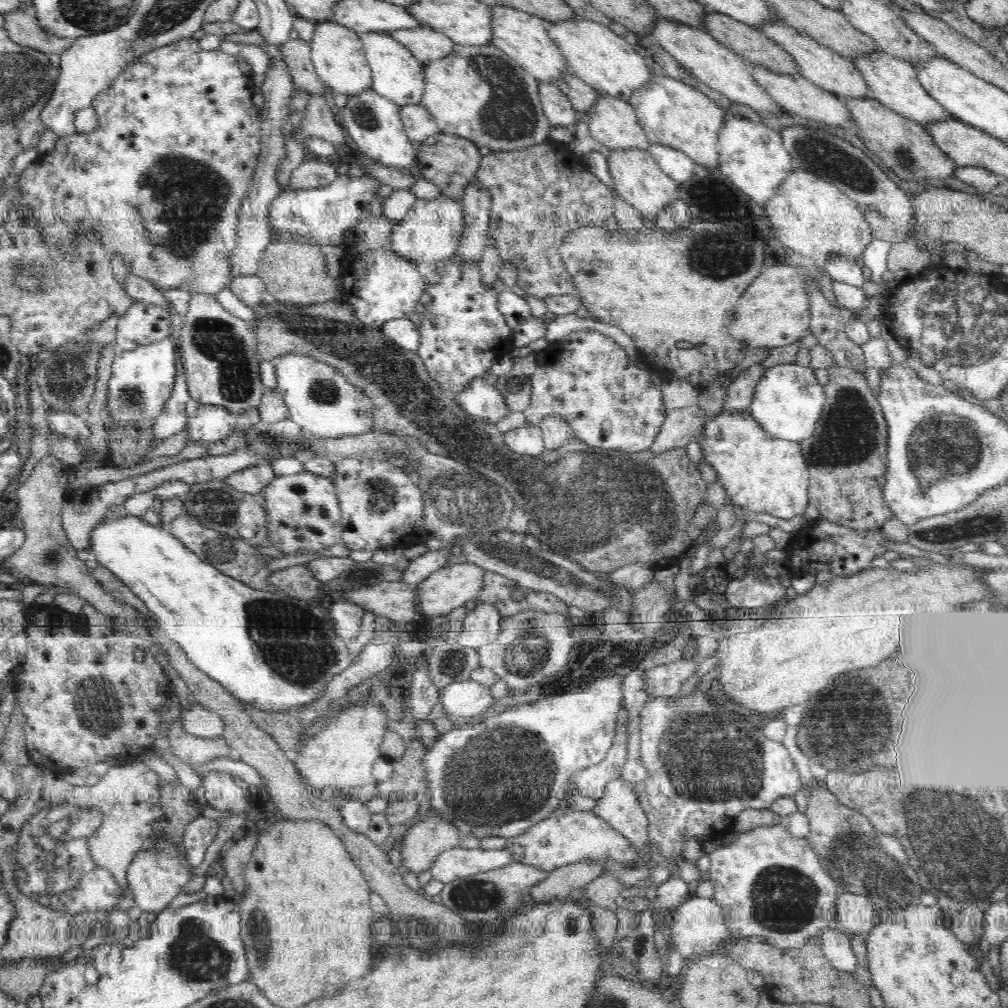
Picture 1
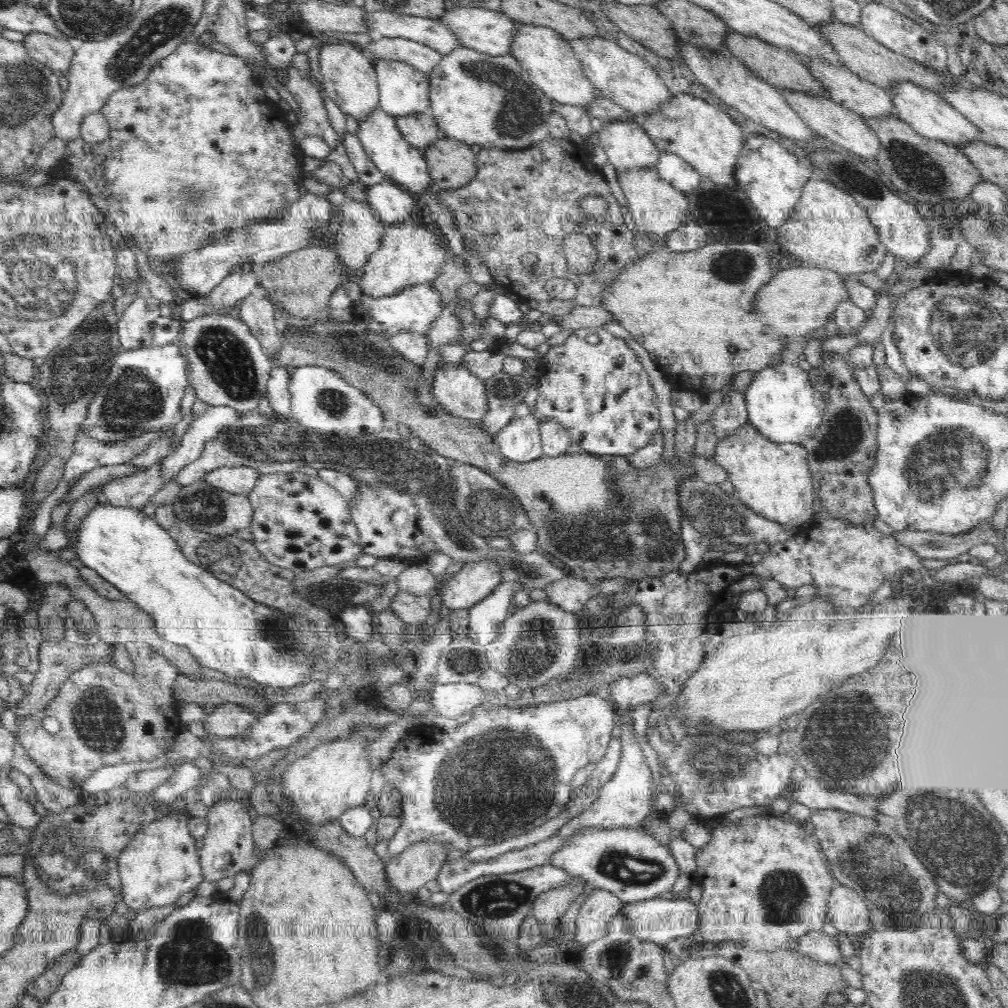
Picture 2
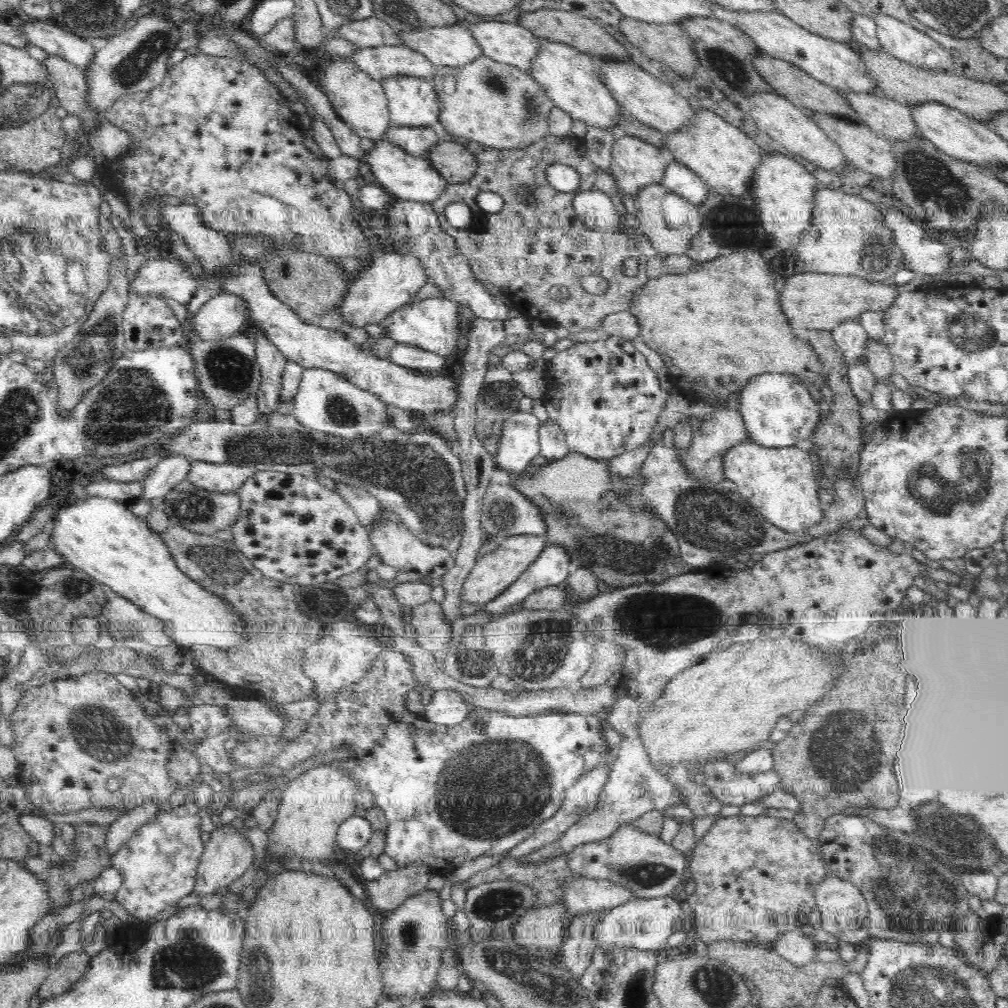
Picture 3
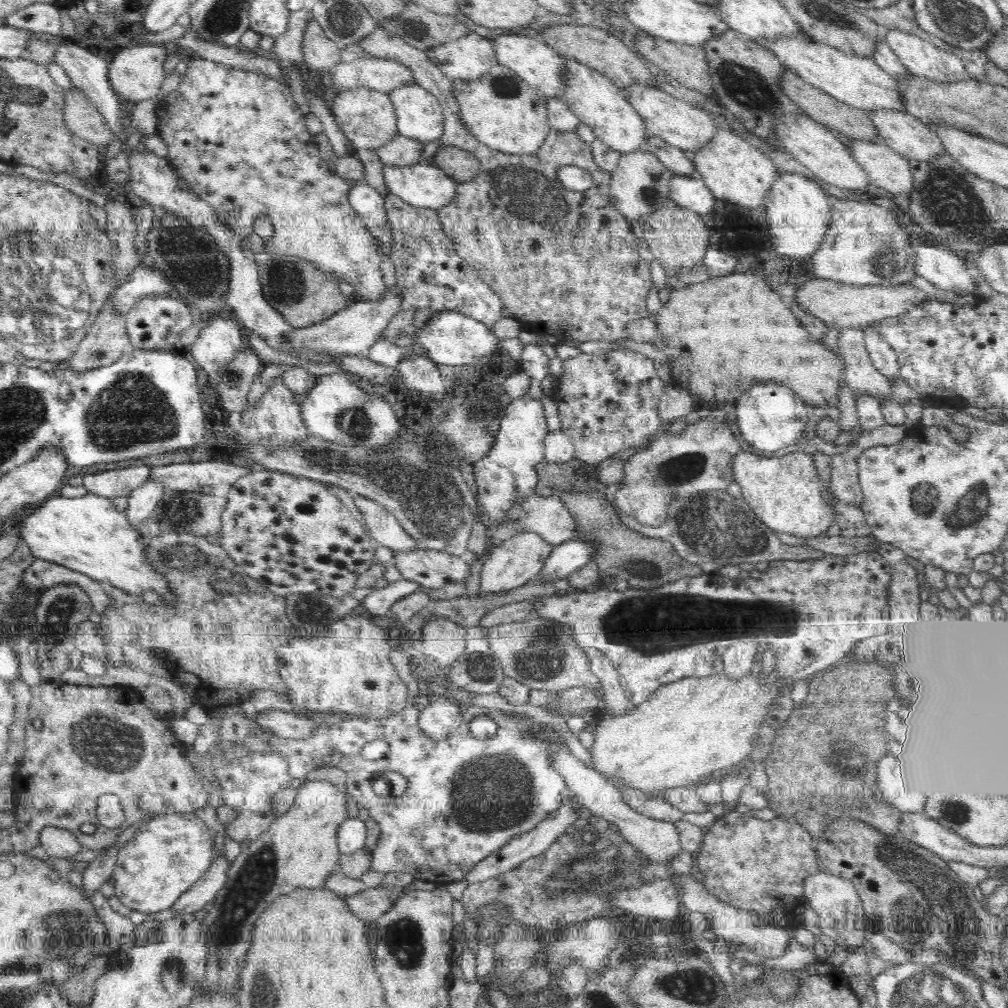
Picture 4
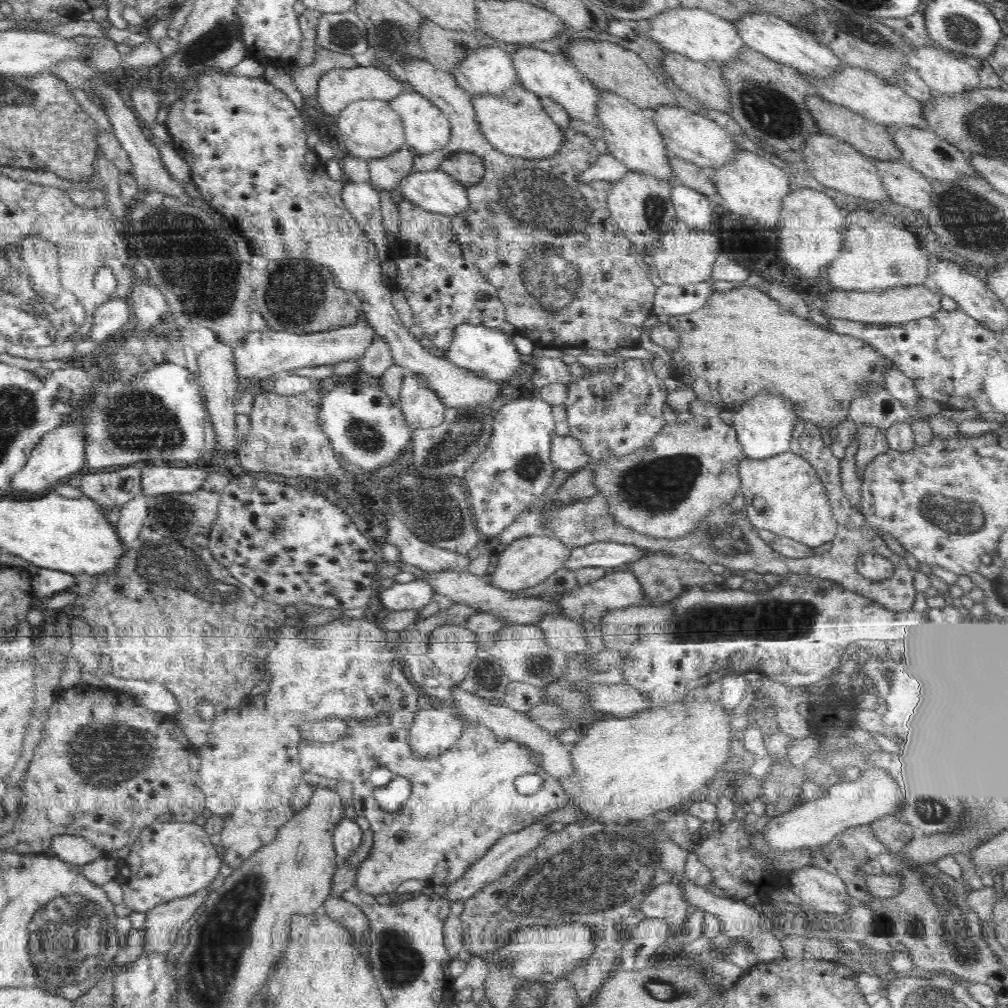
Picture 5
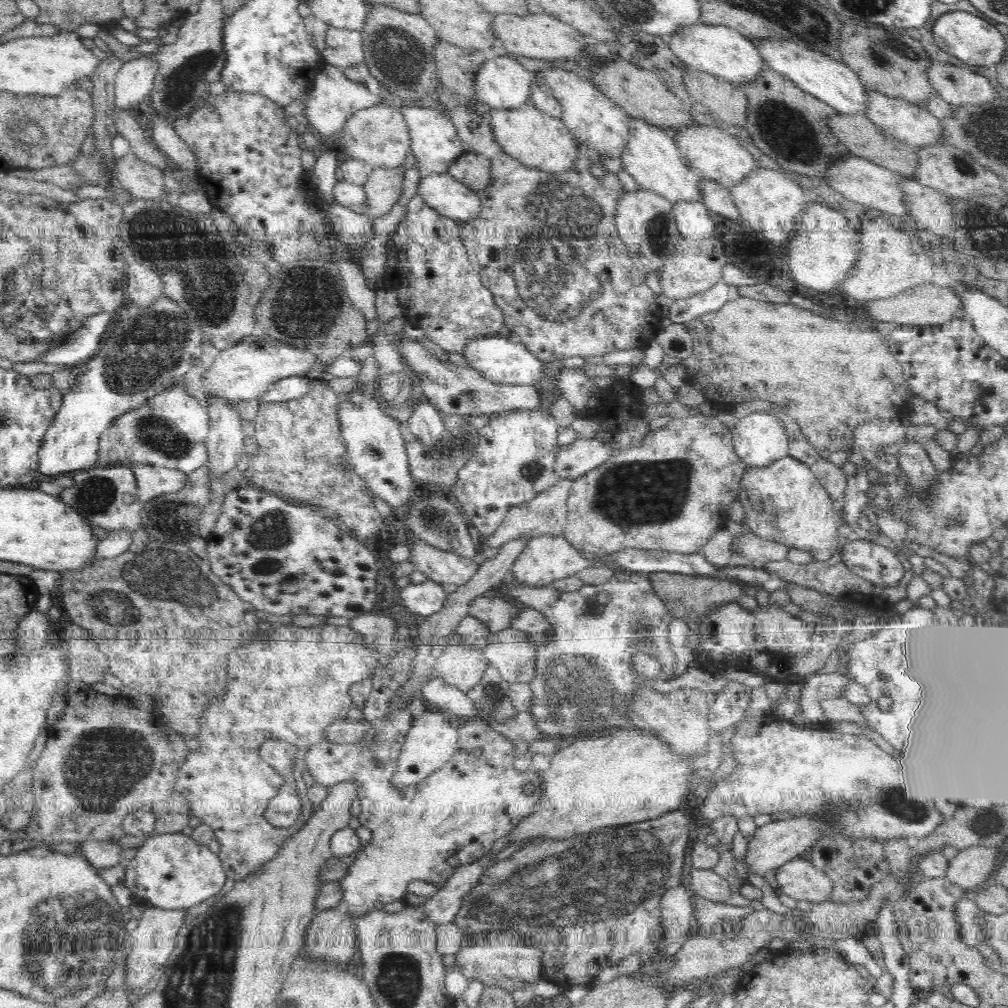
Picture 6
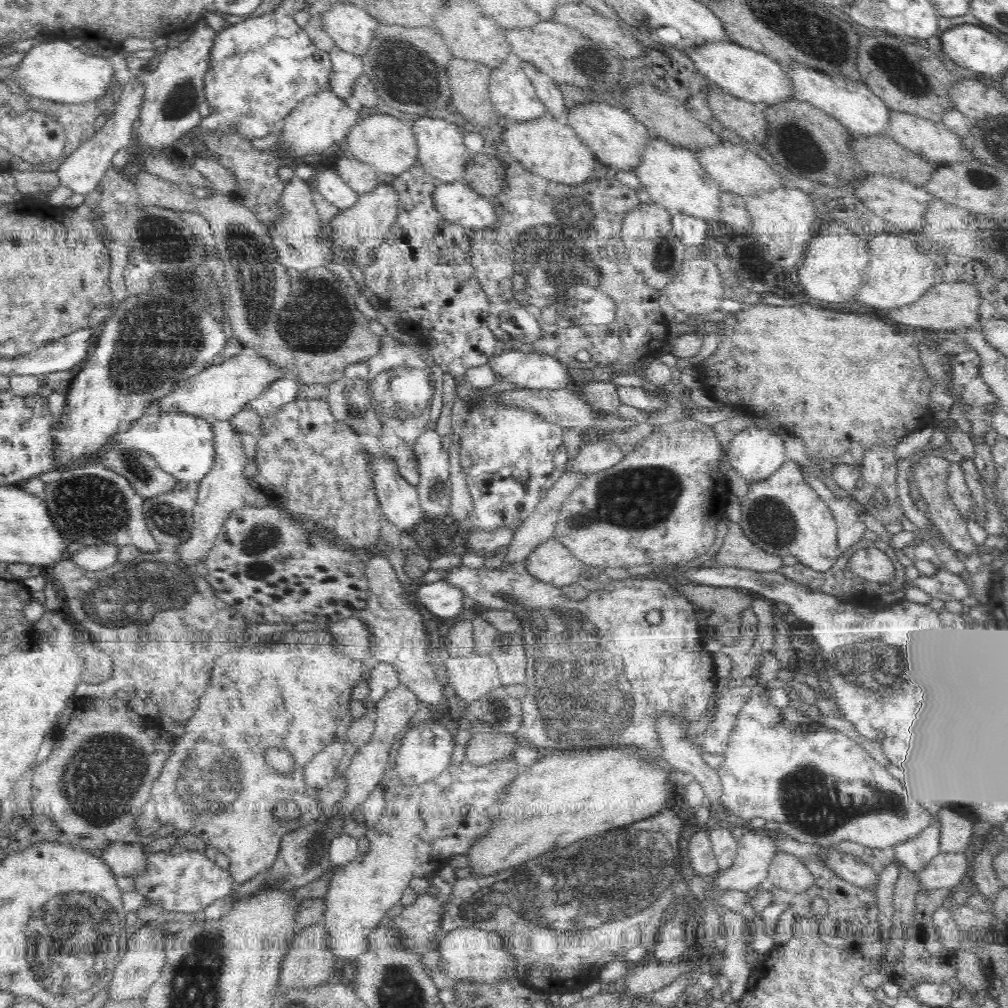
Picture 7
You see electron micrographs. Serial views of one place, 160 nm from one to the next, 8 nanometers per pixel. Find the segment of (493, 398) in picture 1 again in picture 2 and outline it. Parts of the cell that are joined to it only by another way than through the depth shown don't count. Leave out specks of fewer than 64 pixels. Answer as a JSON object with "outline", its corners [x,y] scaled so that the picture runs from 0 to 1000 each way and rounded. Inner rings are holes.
{"outline":[[[459,361],[432,365],[427,389],[438,408],[475,419],[483,408],[480,378]]]}

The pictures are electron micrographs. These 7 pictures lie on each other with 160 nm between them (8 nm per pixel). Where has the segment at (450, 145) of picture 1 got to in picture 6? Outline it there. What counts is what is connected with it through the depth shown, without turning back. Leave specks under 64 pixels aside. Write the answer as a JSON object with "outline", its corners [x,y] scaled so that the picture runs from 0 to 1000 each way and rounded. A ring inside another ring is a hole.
{"outline":[[[462,151],[444,167],[444,173],[461,183],[465,188],[476,189],[486,184],[488,178],[486,169],[487,162],[482,155]]]}

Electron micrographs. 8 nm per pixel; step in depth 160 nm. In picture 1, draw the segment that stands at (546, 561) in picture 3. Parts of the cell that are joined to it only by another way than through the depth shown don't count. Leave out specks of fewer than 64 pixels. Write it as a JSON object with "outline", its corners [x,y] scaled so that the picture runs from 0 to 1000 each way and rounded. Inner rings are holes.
{"outline":[[[473,596],[470,604],[463,607],[453,638],[462,643],[476,643],[490,637],[494,633],[498,615],[490,598]]]}

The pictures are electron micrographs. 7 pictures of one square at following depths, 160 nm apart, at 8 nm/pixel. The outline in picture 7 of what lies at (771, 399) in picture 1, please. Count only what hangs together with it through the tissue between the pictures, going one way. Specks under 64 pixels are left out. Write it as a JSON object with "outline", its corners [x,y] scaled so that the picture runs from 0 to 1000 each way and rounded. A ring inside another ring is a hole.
{"outline":[[[753,423],[730,431],[720,448],[723,463],[728,464],[742,480],[766,472],[782,456],[774,432]]]}

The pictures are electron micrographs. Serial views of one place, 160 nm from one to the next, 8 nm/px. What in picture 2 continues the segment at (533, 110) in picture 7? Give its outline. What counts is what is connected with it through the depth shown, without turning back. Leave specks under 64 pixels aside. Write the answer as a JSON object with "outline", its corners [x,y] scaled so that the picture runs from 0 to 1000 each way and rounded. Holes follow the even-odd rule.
{"outline":[[[364,12],[368,35],[413,41],[433,50],[438,57],[451,52],[457,43],[446,28],[435,19],[397,16],[391,12]]]}

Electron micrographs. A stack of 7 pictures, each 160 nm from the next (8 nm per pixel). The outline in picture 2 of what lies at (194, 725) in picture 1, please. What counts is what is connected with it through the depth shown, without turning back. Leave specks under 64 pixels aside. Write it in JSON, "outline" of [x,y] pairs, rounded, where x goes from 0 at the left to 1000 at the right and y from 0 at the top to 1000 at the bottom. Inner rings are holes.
{"outline":[[[218,697],[204,708],[202,722],[205,728],[228,732],[242,728],[258,710],[234,697]]]}

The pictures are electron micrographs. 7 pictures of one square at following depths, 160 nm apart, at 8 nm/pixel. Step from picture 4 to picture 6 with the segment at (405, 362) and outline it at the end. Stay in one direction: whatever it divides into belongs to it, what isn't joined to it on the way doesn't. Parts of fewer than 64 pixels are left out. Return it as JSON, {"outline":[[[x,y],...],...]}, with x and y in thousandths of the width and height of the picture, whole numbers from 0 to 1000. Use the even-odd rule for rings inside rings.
{"outline":[[[422,392],[412,397],[410,403],[411,407],[405,415],[404,426],[425,444],[435,440],[435,437],[441,428],[441,412]]]}

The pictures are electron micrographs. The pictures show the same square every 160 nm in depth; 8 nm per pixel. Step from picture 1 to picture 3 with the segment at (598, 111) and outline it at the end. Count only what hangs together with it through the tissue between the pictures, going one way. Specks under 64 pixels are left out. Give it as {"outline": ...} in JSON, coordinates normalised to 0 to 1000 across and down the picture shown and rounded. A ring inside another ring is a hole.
{"outline":[[[615,133],[612,136],[611,143],[608,145],[607,154],[607,164],[603,171],[610,179],[616,194],[623,192],[630,195],[639,185],[649,183],[649,181],[656,183],[660,169],[663,168],[665,163],[671,161],[669,155],[667,155],[663,148],[656,149],[648,143],[643,143],[641,139],[621,133]]]}

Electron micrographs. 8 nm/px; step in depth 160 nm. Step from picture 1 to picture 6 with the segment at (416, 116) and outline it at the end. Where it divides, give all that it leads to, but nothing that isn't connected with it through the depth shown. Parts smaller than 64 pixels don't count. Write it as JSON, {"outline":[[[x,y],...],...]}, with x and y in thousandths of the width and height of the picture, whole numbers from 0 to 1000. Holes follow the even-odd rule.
{"outline":[[[402,165],[394,167],[369,167],[365,179],[360,184],[363,202],[360,212],[377,216],[389,208],[399,192]]]}

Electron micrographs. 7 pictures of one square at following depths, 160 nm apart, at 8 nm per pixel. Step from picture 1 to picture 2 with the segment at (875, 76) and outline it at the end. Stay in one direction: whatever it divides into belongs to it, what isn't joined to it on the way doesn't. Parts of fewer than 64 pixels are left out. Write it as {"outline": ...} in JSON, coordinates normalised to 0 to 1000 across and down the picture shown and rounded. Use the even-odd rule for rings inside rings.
{"outline":[[[899,80],[888,82],[881,91],[885,93],[885,102],[889,104],[891,116],[897,118],[897,121],[900,121],[911,133],[947,146],[962,143],[962,141],[976,140],[972,128],[931,92]]]}

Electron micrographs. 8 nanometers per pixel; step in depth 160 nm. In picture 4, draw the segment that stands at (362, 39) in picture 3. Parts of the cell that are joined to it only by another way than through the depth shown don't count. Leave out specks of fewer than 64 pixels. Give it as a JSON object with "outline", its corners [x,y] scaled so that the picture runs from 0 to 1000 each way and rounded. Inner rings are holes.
{"outline":[[[380,26],[359,40],[356,49],[367,53],[368,57],[391,60],[407,67],[411,83],[427,91],[440,107],[439,134],[437,137],[438,145],[451,145],[462,149],[476,161],[476,173],[468,180],[452,186],[450,198],[444,204],[438,204],[434,208],[435,215],[440,231],[450,241],[451,249],[469,265],[482,282],[489,285],[498,303],[506,310],[507,314],[516,320],[517,325],[538,332],[553,332],[555,337],[561,334],[563,337],[568,335],[573,338],[572,341],[584,337],[604,339],[621,337],[623,330],[619,325],[623,323],[623,319],[644,314],[641,296],[645,292],[648,278],[644,261],[635,255],[633,235],[627,230],[627,220],[606,204],[607,196],[604,193],[606,172],[591,166],[587,146],[575,137],[571,129],[563,131],[548,129],[542,135],[534,152],[524,155],[506,154],[489,149],[470,137],[460,125],[456,118],[456,106],[450,92],[449,81],[441,75],[435,64],[427,61],[423,52],[405,45]],[[562,164],[575,166],[587,173],[589,185],[581,188],[581,194],[579,190],[568,189],[565,190],[565,196],[569,196],[569,204],[573,204],[573,200],[579,202],[581,198],[585,202],[585,190],[593,190],[593,214],[585,214],[585,210],[581,210],[581,218],[563,216],[567,200],[563,200],[562,192],[563,188],[552,177],[554,167]]]}

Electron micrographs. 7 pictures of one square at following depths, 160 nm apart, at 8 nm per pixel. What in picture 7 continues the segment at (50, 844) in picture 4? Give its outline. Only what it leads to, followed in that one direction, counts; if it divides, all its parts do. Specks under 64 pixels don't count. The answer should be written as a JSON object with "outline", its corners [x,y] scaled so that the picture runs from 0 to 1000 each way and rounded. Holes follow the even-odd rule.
{"outline":[[[111,835],[102,842],[100,850],[116,870],[141,869],[147,853],[143,839],[137,836]]]}

